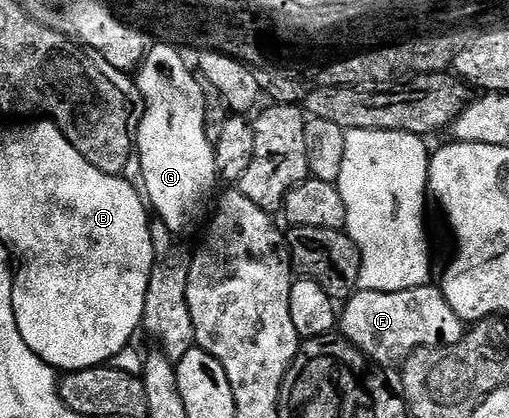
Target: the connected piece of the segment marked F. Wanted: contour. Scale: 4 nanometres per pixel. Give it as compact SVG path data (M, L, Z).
M427 284L396 292L357 289L343 303L338 318L343 337L357 346L369 363L377 367L403 363L405 358L425 346L458 344L466 333L466 323L445 300L443 289L436 287L435 290L433 286Z

